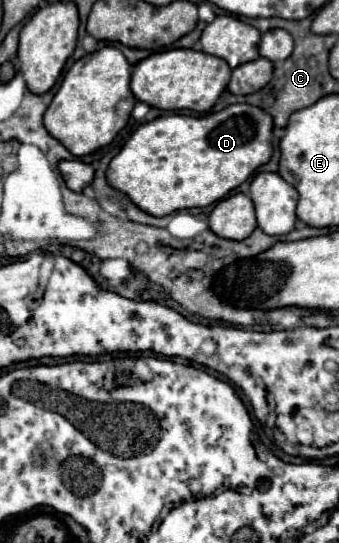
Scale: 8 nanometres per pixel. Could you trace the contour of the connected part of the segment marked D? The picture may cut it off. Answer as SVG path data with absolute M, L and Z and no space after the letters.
M248 103L228 105L222 111L206 115L162 115L142 123L110 161L106 181L116 191L130 197L142 211L164 217L180 209L208 207L224 199L232 189L250 179L254 171L272 157L272 117L260 107Z

